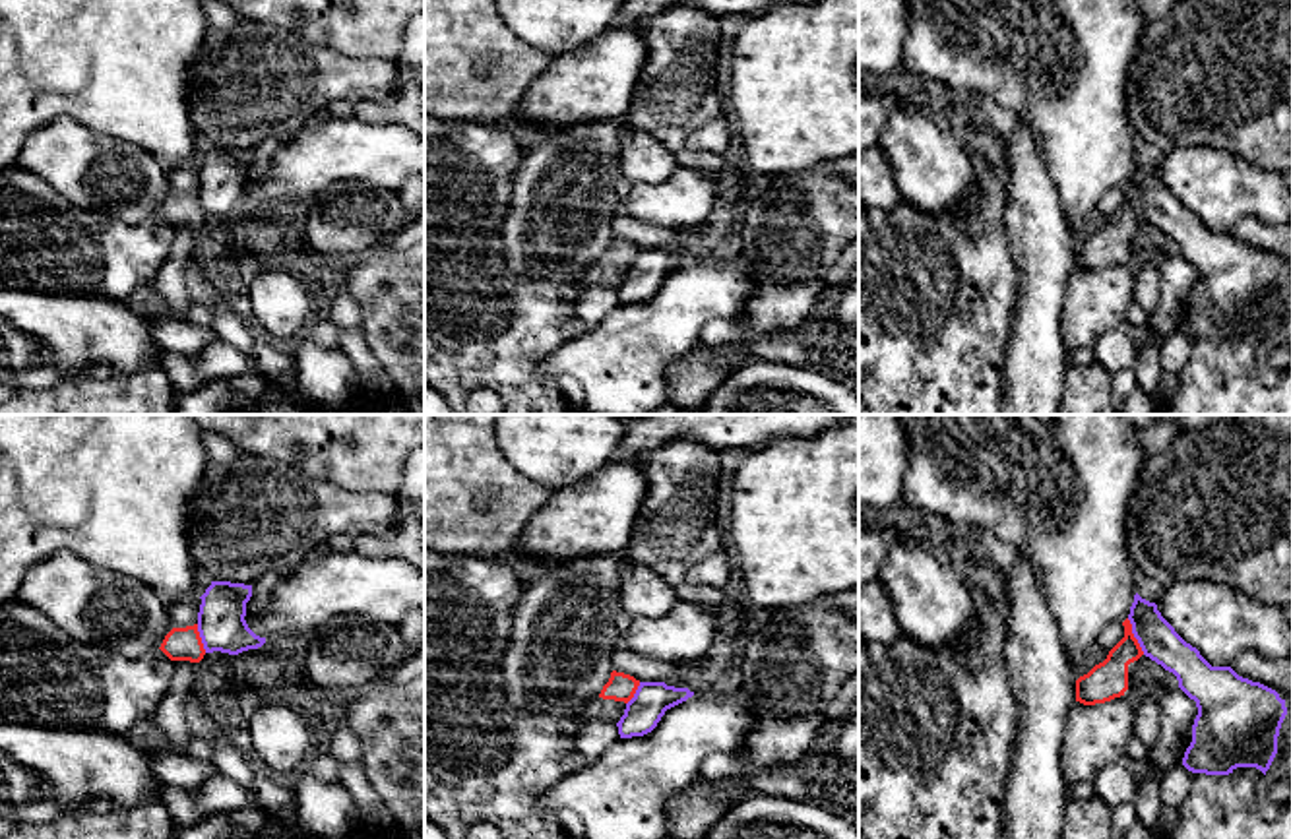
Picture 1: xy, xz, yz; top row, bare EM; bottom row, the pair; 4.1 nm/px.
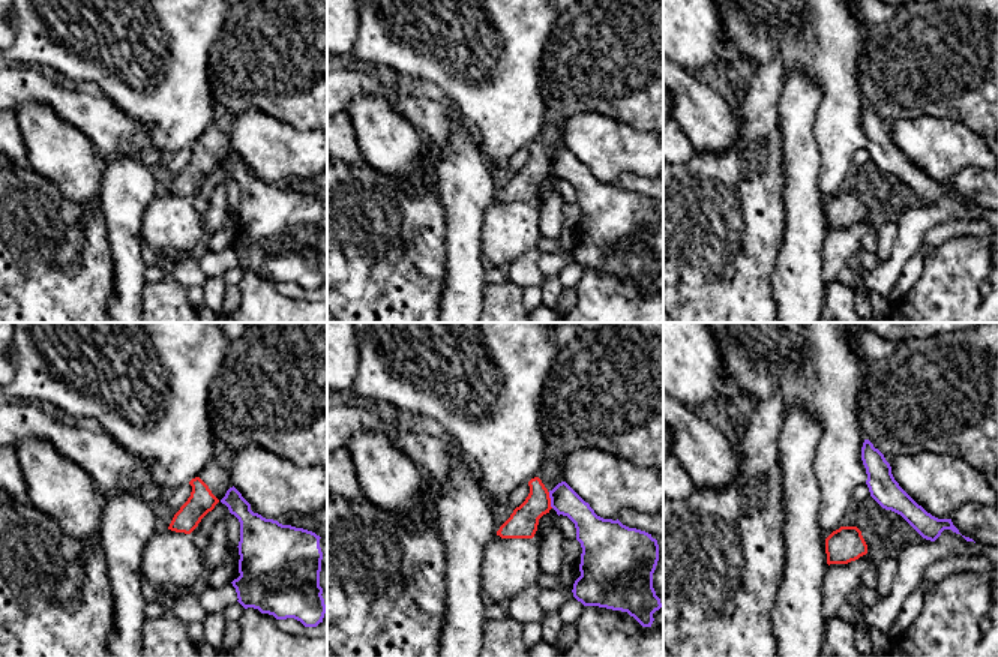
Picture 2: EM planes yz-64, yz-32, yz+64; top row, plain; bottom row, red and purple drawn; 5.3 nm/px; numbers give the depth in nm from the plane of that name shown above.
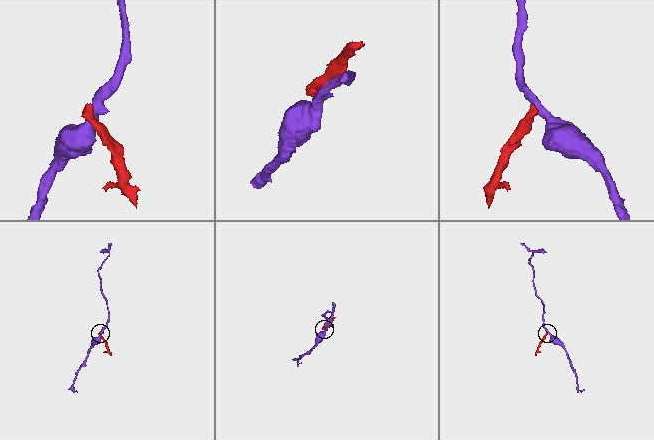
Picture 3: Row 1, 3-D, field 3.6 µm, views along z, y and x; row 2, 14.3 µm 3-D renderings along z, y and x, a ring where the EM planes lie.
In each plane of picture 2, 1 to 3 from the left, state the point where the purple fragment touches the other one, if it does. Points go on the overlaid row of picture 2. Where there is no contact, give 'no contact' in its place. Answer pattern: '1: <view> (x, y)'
1: no contact
2: yz-32 (550, 500)
3: no contact

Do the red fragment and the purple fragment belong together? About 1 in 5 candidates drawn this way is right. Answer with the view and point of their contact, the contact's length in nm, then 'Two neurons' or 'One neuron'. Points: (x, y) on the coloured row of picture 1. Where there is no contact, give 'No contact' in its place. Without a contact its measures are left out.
Touches red at yz (1133, 636). Shared border 170 nm. Two neurons

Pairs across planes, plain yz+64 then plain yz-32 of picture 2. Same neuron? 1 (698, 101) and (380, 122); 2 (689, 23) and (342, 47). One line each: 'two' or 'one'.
1: one
2: one

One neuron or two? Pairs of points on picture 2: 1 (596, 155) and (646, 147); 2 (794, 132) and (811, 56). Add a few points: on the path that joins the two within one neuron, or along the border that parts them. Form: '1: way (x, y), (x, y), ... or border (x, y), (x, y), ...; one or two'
1: way (608, 153), (634, 152); one
2: border (794, 68), (820, 89), (815, 110); two

